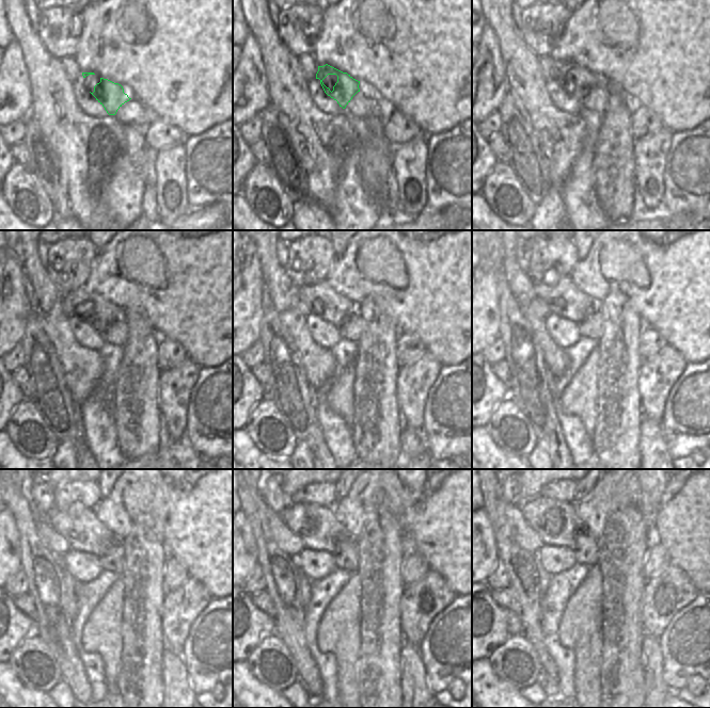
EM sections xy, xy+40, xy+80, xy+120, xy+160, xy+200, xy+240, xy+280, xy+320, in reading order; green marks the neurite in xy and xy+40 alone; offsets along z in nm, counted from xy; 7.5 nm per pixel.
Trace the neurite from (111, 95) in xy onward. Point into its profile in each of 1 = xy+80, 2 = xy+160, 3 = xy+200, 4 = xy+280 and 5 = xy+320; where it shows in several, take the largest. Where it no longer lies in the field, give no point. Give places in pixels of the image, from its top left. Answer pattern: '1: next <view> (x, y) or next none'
1: next xy+80 (577, 80)
2: next xy+160 (325, 302)
3: next xy+200 (564, 298)
4: next xy+280 (317, 527)
5: next xy+320 (555, 523)

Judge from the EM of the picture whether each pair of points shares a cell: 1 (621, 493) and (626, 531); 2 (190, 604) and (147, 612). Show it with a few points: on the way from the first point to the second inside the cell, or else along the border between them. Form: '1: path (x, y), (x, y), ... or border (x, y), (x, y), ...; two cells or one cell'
1: border (641, 491), (633, 505), (612, 512), (604, 525); two cells
2: border (164, 593), (161, 633); two cells

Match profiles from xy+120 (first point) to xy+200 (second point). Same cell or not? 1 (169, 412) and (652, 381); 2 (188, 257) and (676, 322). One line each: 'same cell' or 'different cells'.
1: same cell
2: same cell

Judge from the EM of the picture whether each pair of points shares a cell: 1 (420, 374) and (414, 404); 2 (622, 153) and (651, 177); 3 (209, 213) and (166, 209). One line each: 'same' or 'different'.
1: same
2: different
3: different

